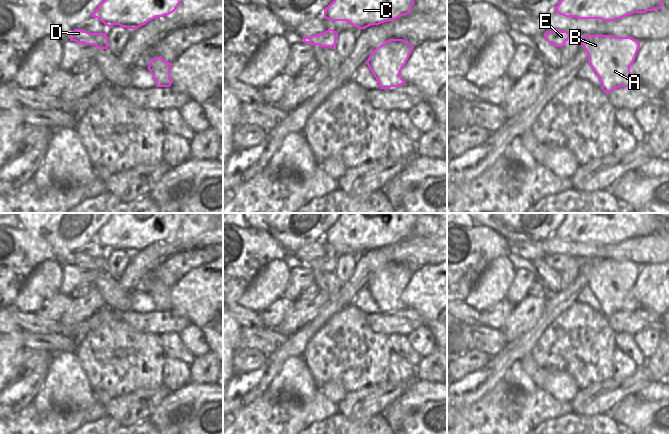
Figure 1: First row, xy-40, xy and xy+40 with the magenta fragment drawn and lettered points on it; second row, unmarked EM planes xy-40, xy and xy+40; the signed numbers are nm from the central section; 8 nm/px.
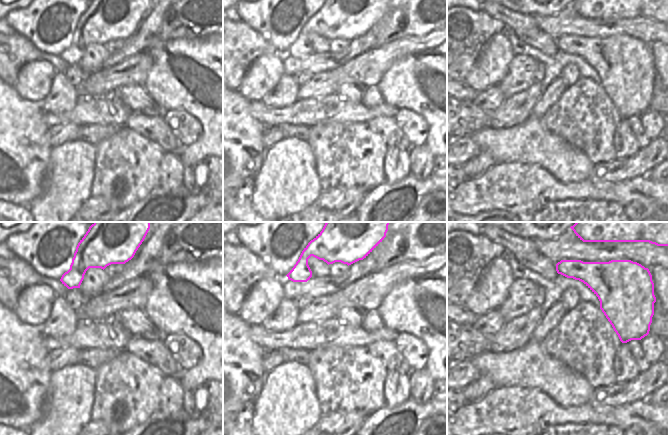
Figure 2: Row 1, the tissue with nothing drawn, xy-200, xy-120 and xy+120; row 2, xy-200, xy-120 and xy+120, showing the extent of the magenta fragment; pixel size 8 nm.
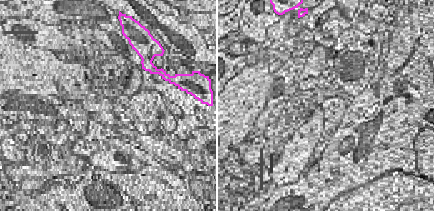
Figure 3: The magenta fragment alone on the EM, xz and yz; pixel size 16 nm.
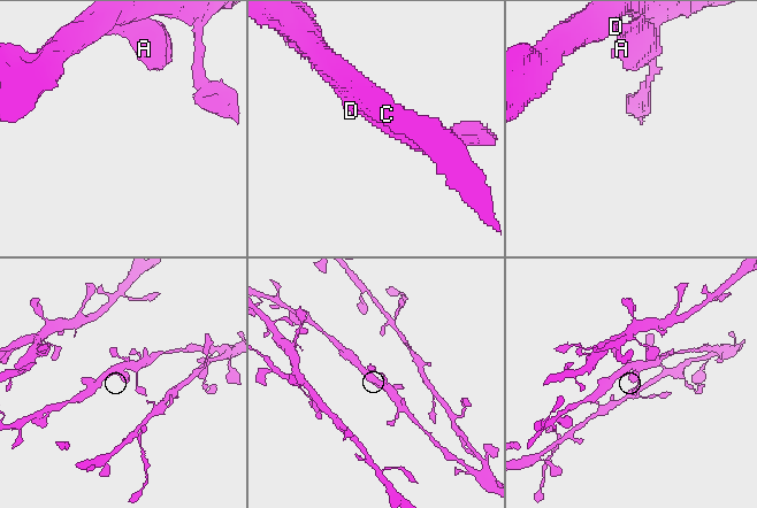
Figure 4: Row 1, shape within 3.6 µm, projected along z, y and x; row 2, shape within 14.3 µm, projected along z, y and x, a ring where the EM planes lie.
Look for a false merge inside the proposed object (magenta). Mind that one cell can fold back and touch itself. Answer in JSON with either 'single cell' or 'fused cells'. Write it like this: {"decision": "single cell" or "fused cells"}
{"decision": "single cell"}

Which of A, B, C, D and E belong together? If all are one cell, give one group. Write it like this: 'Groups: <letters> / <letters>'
Groups: A B C D E

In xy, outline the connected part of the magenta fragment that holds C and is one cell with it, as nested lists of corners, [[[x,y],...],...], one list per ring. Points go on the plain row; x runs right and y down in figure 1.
[[[340,213],[336,222],[324,234],[329,245],[347,245],[351,249],[365,253],[393,245],[411,236],[418,213]]]

